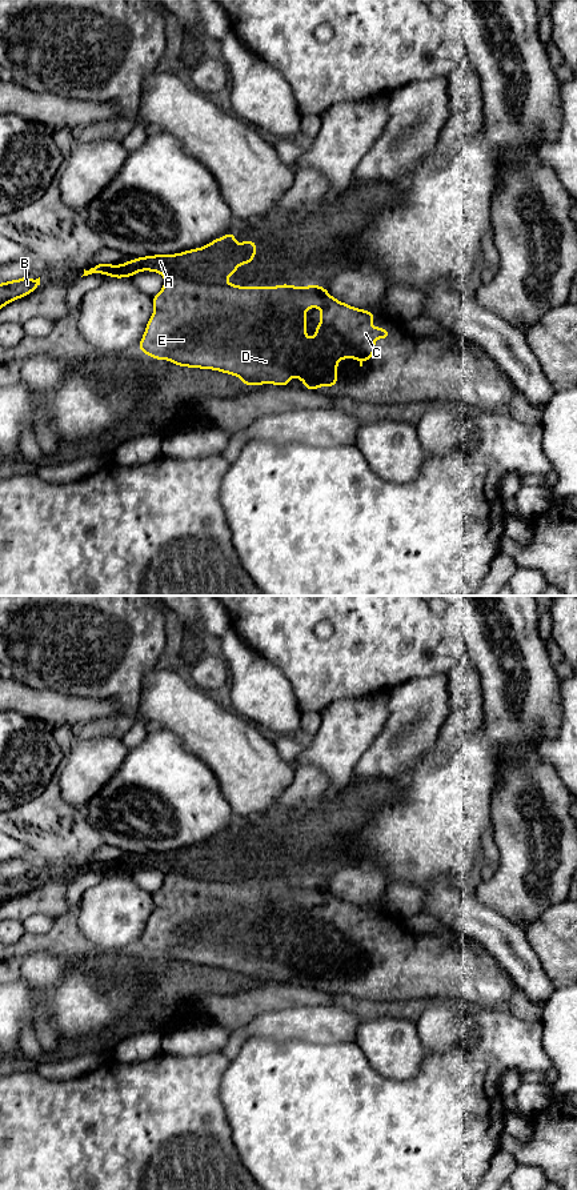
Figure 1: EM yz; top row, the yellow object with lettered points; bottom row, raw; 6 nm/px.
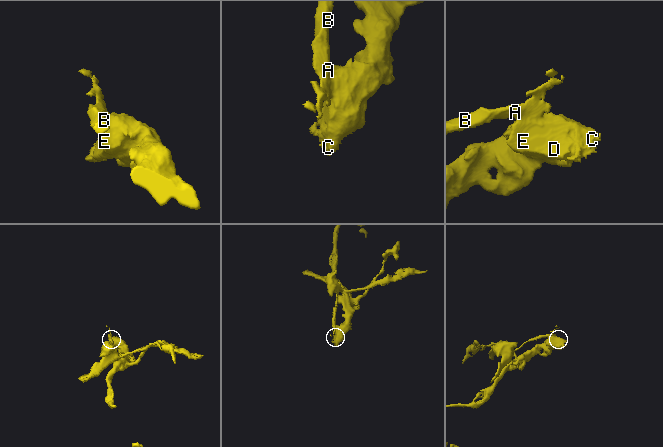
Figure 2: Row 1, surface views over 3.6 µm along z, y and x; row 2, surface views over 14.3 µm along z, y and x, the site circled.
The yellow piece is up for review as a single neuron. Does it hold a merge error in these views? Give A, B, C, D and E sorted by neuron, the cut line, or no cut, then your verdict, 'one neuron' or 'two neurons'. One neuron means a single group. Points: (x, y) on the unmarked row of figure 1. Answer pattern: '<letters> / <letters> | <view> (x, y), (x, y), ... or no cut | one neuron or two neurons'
A B / C D E | yz (165, 873), (201, 872), (208, 876), (220, 877) | two neurons

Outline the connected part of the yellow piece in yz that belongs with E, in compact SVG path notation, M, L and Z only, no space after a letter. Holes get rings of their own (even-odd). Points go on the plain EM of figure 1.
M203 873L165 874L164 885L152 894L155 909L151 913L139 946L156 957L169 957L175 962L215 966L237 973L244 982L289 982L289 974L294 973L305 979L305 986L316 987L317 983L337 982L337 958L357 955L360 963L374 951L374 937L389 935L385 925L366 923L374 918L374 910L357 906L333 895L324 884L237 884L221 877L208 877ZM308 905L321 905L320 922L314 926L316 934L306 935Z

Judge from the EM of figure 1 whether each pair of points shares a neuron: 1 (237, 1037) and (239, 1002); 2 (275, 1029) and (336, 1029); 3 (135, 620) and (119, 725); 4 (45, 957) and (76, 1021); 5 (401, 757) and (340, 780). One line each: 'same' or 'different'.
1: different
2: same
3: same
4: different
5: different

